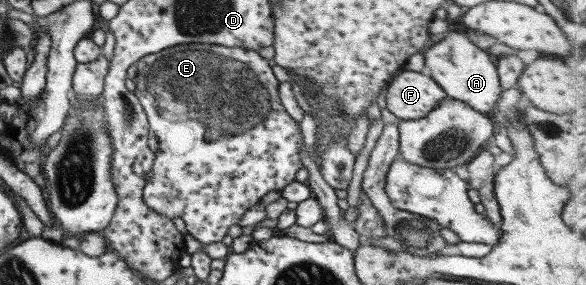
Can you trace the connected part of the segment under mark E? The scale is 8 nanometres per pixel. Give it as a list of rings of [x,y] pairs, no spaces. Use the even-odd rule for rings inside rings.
[[[180,44],[141,57],[136,63],[136,74],[133,78],[135,90],[133,94],[137,98],[141,109],[147,117],[149,130],[147,131],[147,145],[154,153],[151,176],[142,188],[144,204],[158,214],[166,218],[180,217],[185,225],[189,237],[199,244],[208,244],[220,241],[227,233],[230,225],[238,225],[242,213],[249,207],[258,203],[262,195],[270,191],[281,190],[285,185],[294,181],[294,173],[301,168],[300,156],[298,156],[298,143],[301,133],[298,123],[294,122],[281,106],[277,96],[279,82],[272,74],[272,68],[266,60],[254,50],[245,50],[241,47],[222,47],[210,44]]]

